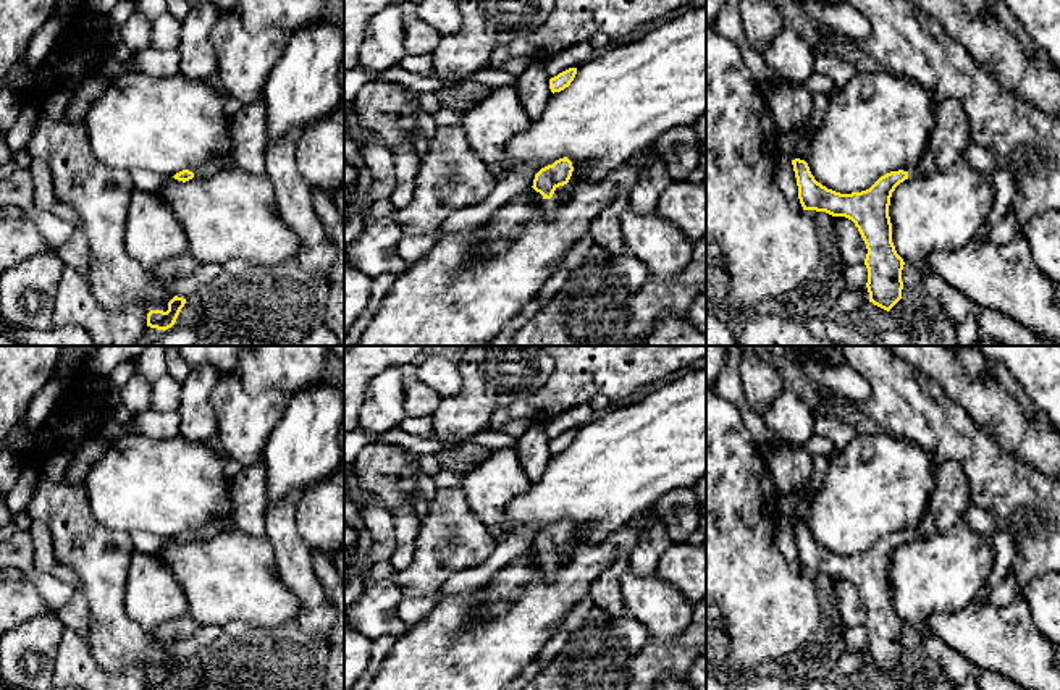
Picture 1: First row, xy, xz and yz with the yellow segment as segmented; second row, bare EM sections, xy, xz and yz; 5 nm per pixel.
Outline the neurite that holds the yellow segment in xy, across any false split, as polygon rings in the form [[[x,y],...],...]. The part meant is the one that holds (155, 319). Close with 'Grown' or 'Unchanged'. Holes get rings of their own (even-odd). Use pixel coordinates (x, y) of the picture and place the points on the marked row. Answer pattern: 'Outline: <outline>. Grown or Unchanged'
Outline: [[[175,296],[168,302],[168,310],[150,310],[147,313],[147,326],[157,328],[157,330],[168,330],[175,325],[181,309],[184,307],[186,299]]]. Unchanged

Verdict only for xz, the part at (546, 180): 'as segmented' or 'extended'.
extended

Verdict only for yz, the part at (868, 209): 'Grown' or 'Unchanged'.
Grown

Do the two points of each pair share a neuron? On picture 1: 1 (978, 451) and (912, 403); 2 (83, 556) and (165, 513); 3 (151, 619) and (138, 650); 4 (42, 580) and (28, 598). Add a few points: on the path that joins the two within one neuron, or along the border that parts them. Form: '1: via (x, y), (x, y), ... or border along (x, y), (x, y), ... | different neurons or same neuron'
1: via (962, 441), (928, 417) | same neuron
2: border along (92, 514), (104, 525), (123, 530), (128, 535) | different neurons
3: border along (125, 598), (125, 611), (149, 632) | different neurons
4: border along (23, 574), (49, 611) | different neurons

